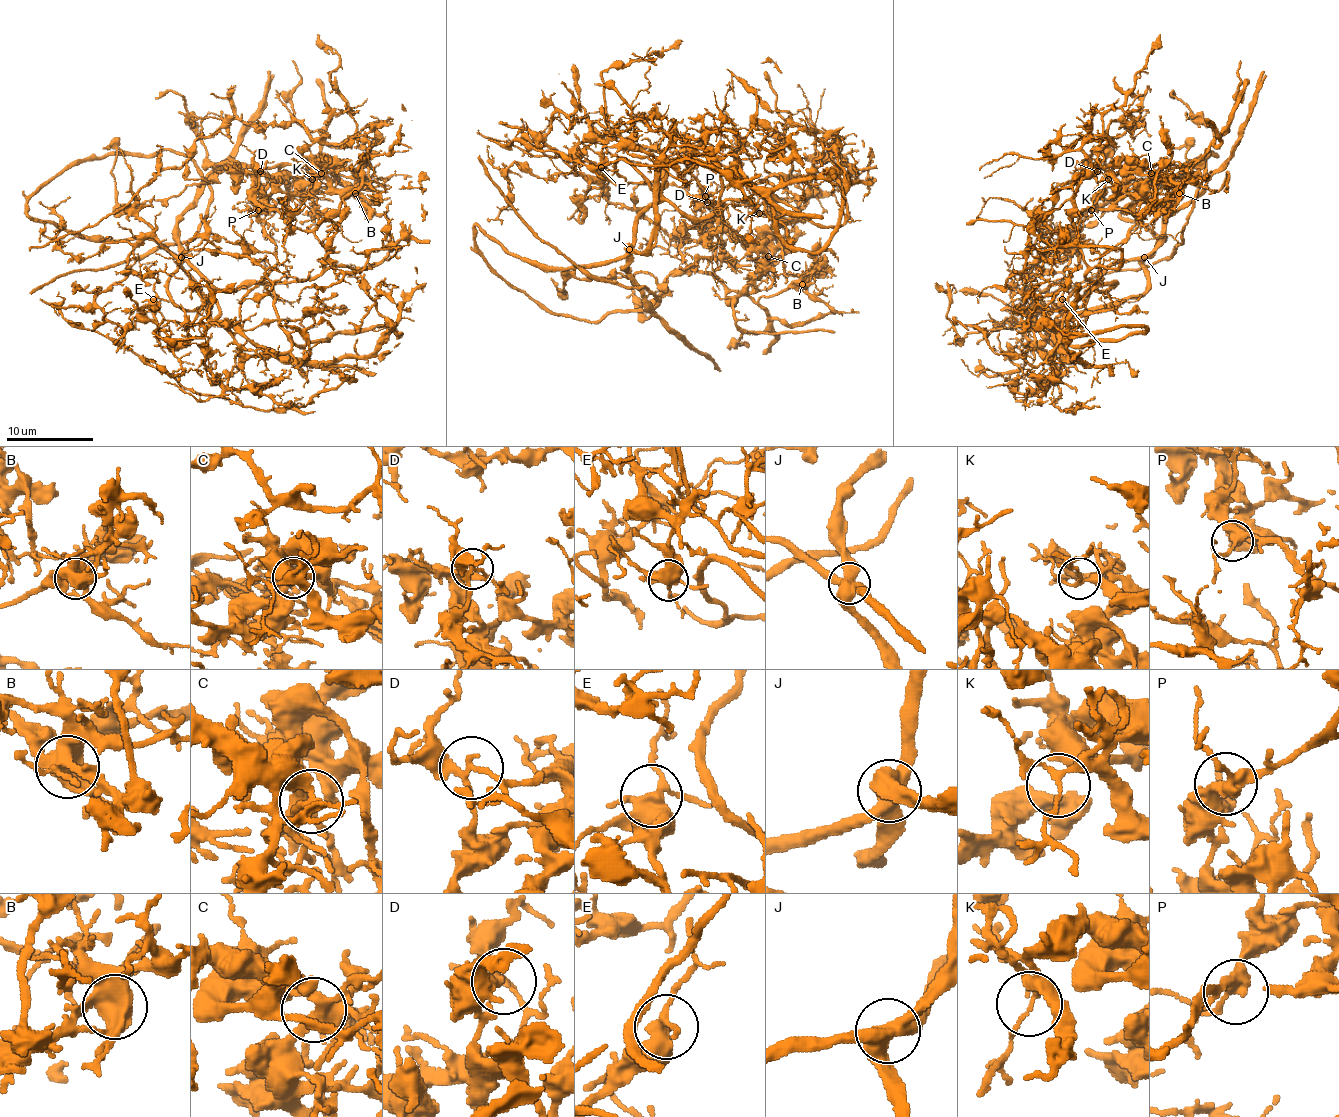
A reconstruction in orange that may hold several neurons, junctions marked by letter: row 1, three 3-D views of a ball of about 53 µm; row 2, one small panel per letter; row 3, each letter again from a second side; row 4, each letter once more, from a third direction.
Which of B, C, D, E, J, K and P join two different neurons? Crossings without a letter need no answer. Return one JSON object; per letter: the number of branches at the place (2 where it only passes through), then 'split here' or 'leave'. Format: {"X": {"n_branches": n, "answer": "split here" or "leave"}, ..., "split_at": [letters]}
{"B": {"n_branches": 5, "answer": "split here"}, "C": {"n_branches": 7, "answer": "leave"}, "D": {"n_branches": 3, "answer": "split here"}, "E": {"n_branches": 5, "answer": "leave"}, "J": {"n_branches": 4, "answer": "split here"}, "K": {"n_branches": 3, "answer": "leave"}, "P": {"n_branches": 3, "answer": "leave"}, "split_at": ["B", "D", "J"]}

